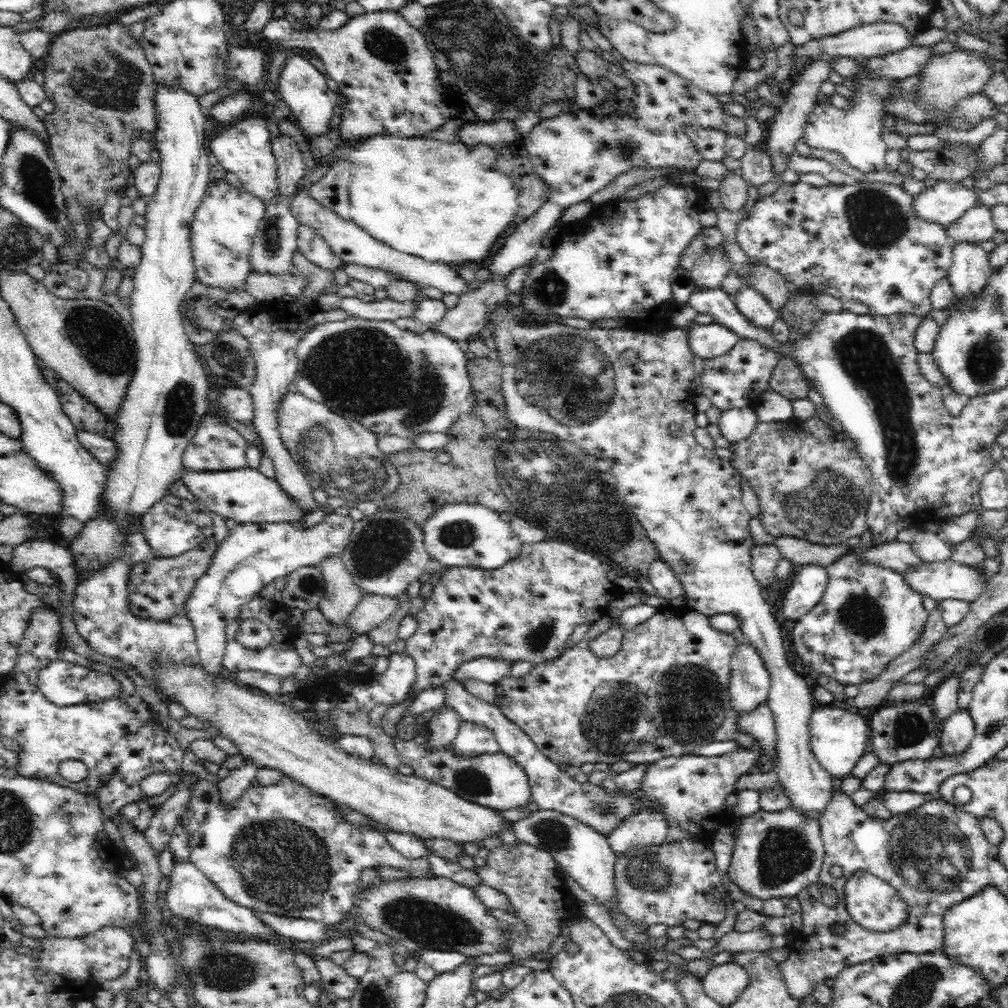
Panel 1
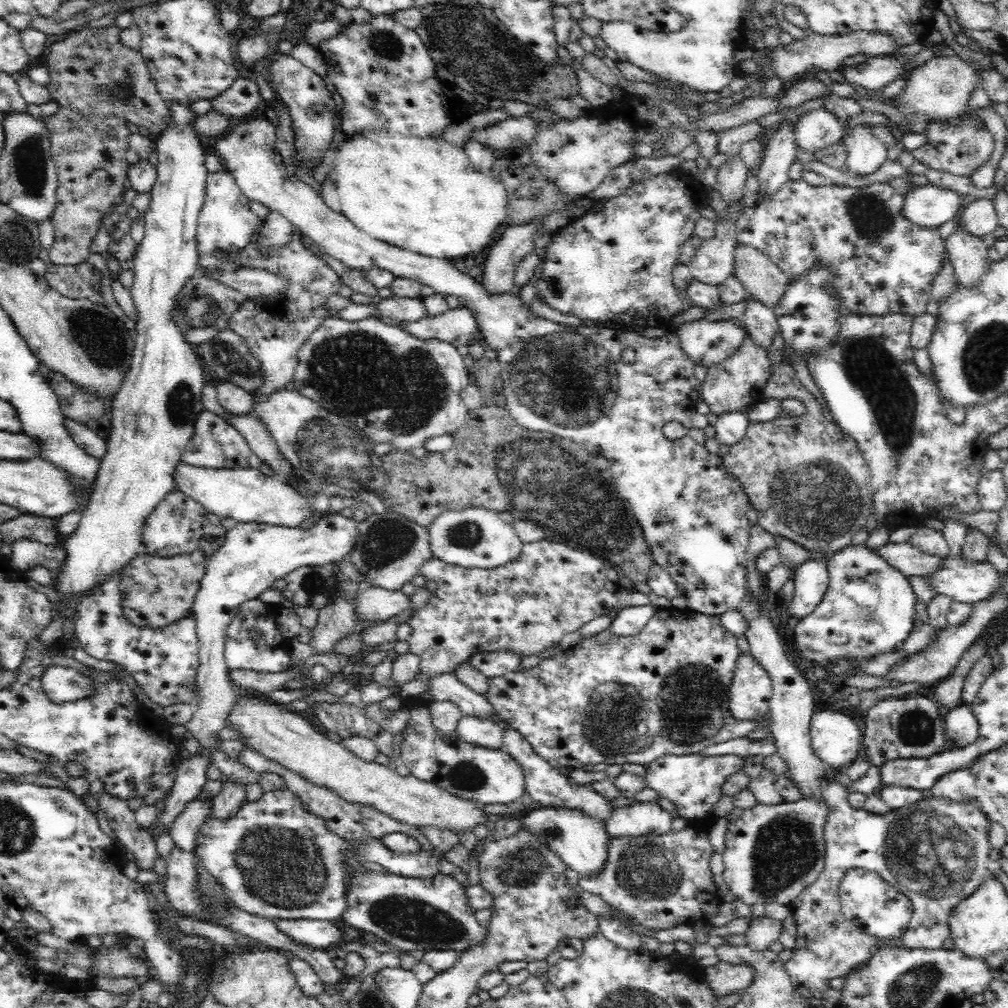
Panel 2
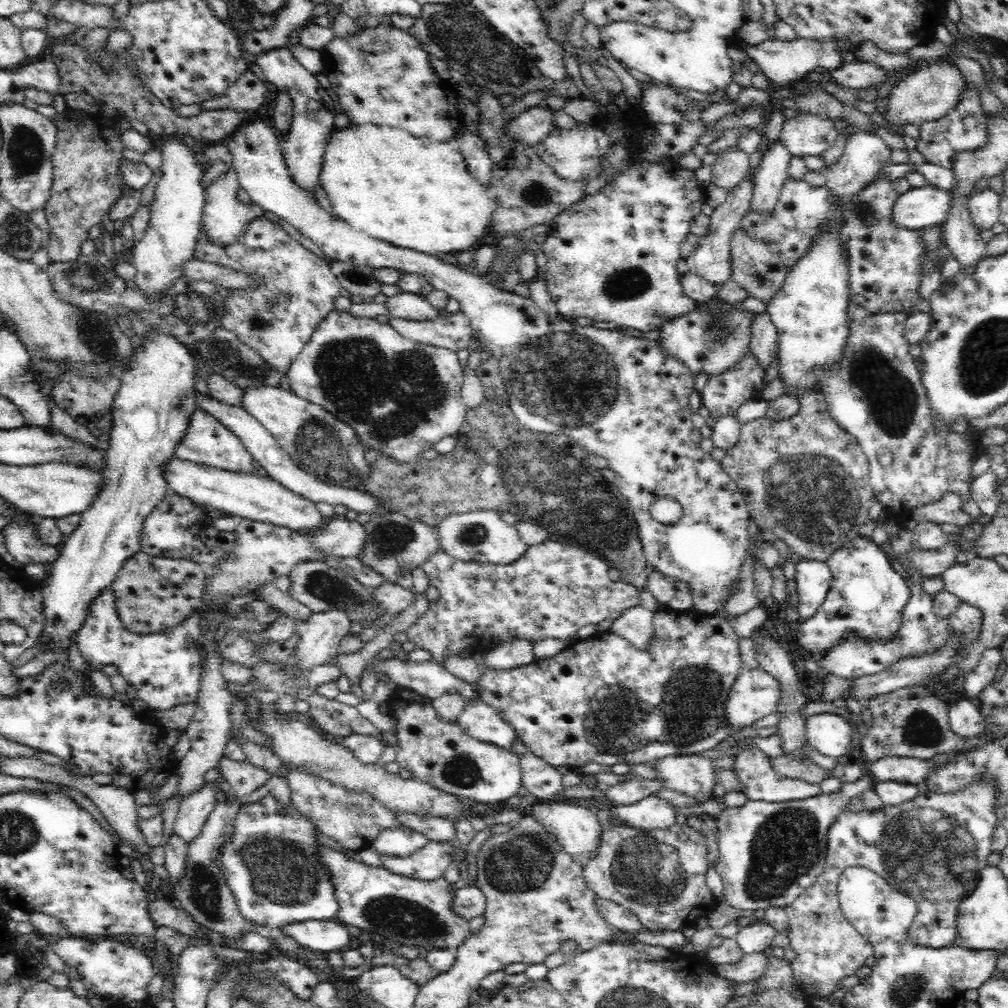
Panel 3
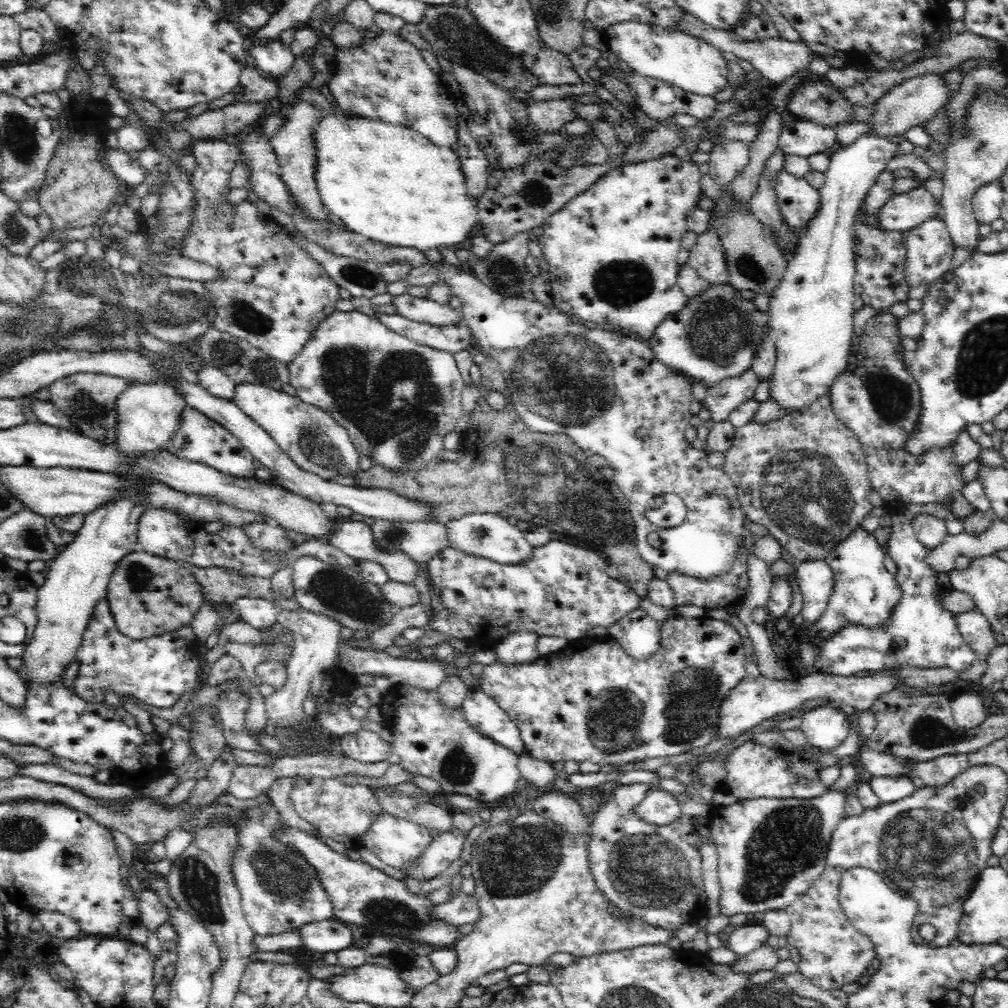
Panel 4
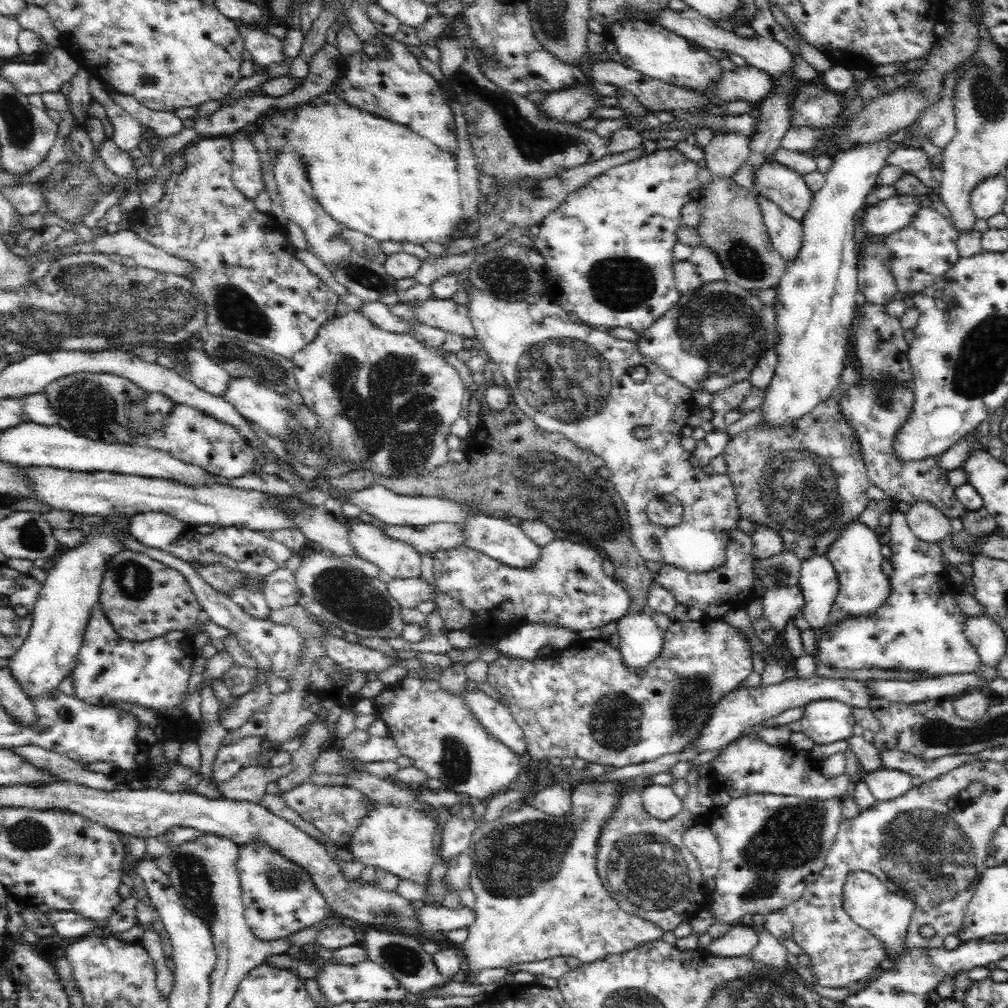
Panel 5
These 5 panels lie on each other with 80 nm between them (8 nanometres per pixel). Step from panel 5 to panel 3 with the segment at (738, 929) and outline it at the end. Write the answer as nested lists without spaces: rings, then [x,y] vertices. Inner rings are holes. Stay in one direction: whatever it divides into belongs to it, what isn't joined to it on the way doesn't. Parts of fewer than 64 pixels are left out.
[[[766,918],[755,919],[751,924],[739,928],[735,939],[744,953],[756,954],[756,952],[764,952],[772,944],[772,940],[777,937],[777,932]]]

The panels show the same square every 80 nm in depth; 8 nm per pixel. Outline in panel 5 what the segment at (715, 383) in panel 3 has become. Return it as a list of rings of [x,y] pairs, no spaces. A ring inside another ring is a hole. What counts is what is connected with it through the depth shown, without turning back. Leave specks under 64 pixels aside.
[[[750,379],[733,382],[713,394],[710,410],[714,414],[711,422],[716,429],[724,429],[725,416],[736,407],[742,406],[744,398],[752,392],[753,386]]]

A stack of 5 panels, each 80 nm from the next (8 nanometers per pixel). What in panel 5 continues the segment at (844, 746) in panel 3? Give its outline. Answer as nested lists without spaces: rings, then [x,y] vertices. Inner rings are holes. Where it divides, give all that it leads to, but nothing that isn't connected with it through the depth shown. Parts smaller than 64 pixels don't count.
[[[816,701],[804,706],[801,732],[815,744],[832,744],[848,739],[856,721],[852,707],[836,701]]]

